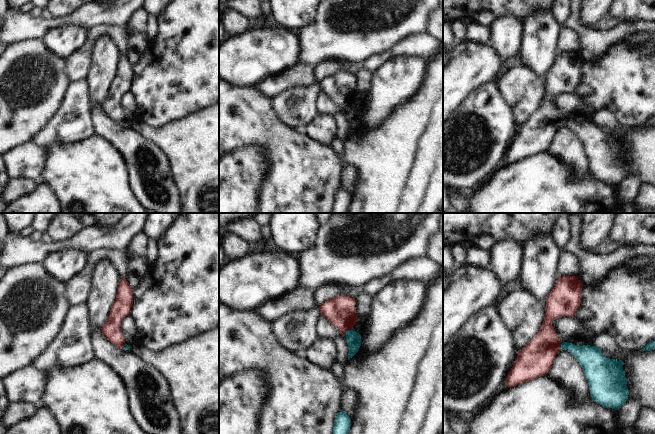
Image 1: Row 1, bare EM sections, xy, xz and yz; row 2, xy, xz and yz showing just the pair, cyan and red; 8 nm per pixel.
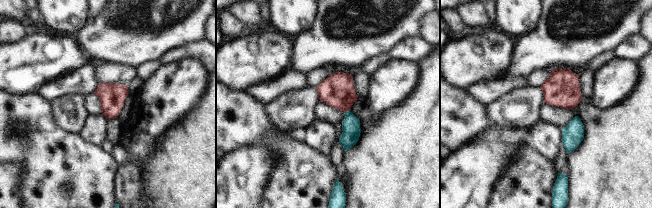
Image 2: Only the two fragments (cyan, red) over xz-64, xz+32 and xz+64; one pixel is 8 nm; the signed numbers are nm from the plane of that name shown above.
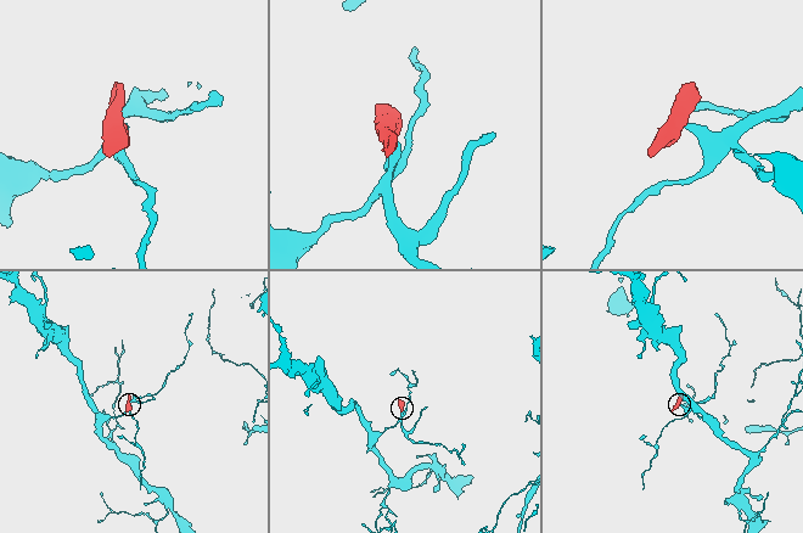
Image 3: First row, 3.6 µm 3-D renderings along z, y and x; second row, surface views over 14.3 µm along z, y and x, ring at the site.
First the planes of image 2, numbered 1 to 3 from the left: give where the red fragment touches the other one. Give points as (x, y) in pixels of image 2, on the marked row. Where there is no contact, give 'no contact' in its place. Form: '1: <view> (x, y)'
1: no contact
2: xz+32 (347, 111)
3: no contact

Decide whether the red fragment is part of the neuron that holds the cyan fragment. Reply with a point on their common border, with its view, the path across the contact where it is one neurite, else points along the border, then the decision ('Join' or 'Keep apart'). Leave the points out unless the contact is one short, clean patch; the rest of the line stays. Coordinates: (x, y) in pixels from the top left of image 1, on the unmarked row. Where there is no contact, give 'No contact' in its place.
Touches cyan at xz (347, 107). Boundary: xz (351, 105), (343, 111). Keep apart.

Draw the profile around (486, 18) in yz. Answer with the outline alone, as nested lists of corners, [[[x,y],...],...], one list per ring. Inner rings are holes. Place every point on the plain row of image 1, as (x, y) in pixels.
[[[483,11],[475,19],[483,26],[490,27],[496,16],[490,11]]]

